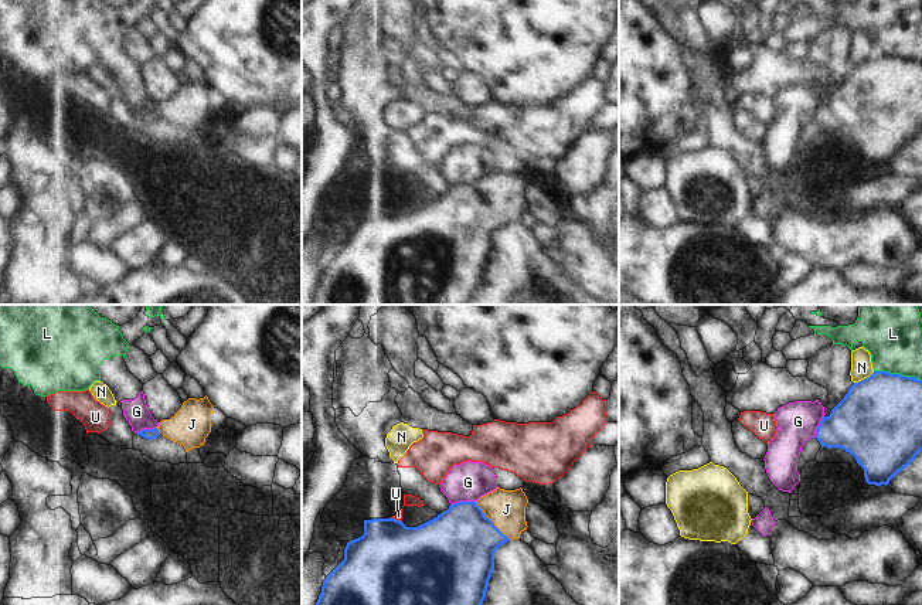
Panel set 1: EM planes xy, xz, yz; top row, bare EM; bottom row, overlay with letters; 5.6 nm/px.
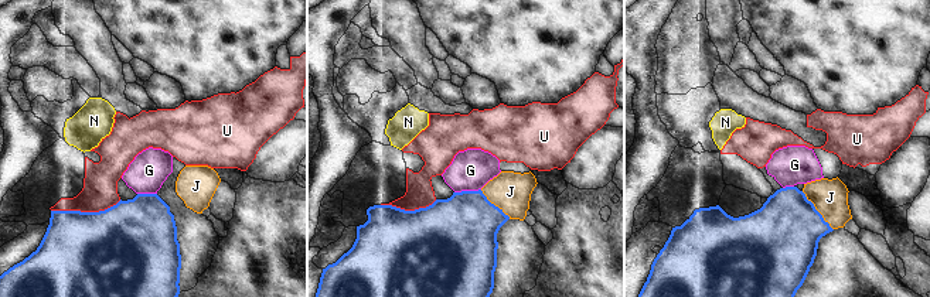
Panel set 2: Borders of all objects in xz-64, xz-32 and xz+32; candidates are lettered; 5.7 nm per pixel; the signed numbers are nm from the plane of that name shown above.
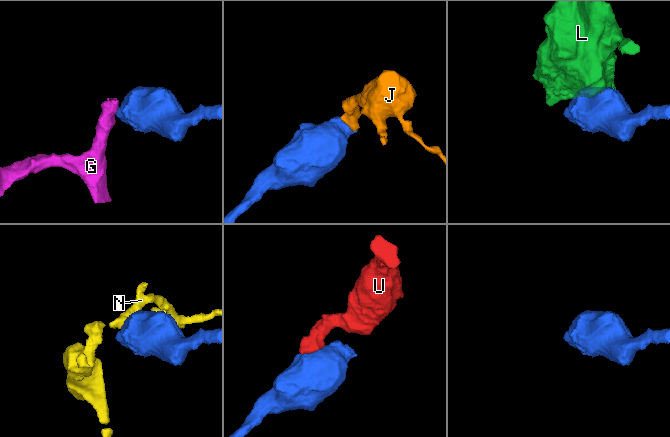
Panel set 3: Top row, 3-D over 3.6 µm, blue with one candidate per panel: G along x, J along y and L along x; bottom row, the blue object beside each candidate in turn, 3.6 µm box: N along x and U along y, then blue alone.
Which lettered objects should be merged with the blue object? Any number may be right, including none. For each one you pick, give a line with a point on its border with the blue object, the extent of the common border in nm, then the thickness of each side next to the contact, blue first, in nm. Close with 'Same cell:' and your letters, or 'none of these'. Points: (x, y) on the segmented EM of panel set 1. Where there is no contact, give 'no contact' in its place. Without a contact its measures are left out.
J: xz (492, 522) | 300 nm | 420/220 nm
Same cell: J

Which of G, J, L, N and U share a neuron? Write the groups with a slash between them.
G L / J / N / U

